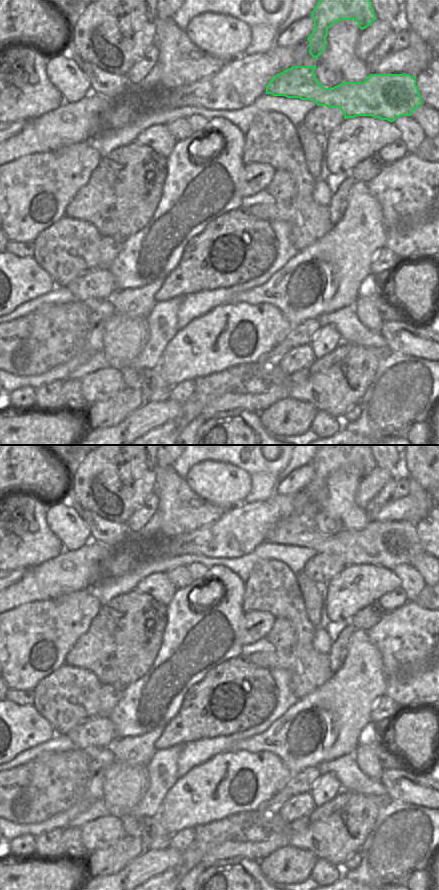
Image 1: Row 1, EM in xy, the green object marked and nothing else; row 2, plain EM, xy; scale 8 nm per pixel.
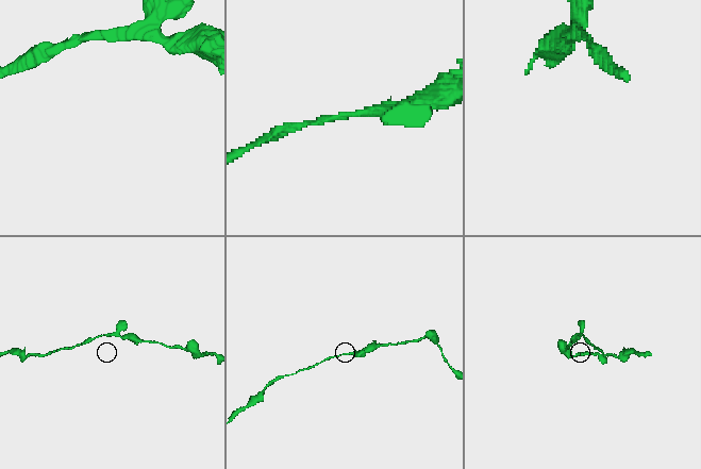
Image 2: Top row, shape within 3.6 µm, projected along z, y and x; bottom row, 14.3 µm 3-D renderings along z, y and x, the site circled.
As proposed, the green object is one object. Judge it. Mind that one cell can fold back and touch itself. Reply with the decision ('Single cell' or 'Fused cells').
Single cell.

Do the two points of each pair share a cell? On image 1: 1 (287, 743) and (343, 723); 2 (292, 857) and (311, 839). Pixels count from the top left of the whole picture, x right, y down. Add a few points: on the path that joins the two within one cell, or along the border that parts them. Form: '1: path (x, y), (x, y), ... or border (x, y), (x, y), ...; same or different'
1: path (301, 753), (304, 756), (314, 752), (329, 737); same
2: border (288, 845), (309, 850), (318, 859); different

